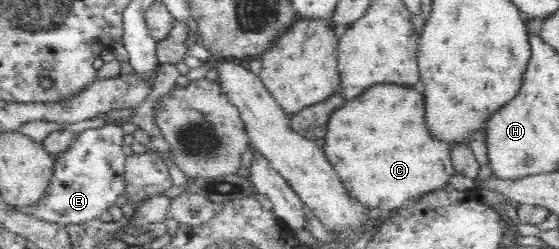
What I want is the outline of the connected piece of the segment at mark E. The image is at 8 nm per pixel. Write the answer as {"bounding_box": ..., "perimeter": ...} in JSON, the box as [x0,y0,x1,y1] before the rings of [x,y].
{"bounding_box":[34,124,130,228],"perimeter":[[[110,124],[100,129],[86,130],[83,133],[80,140],[72,144],[72,148],[55,162],[55,177],[52,178],[49,193],[40,201],[34,212],[38,219],[60,224],[65,228],[70,224],[83,224],[99,219],[103,212],[108,211],[118,202],[118,198],[127,192],[126,162],[130,152],[124,146],[121,125]]]}

